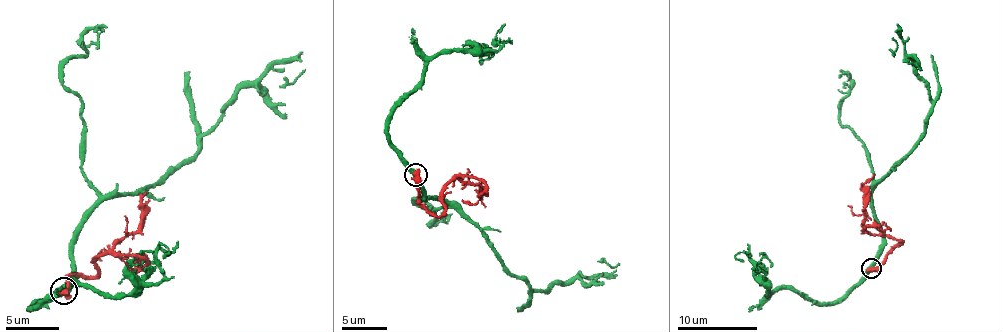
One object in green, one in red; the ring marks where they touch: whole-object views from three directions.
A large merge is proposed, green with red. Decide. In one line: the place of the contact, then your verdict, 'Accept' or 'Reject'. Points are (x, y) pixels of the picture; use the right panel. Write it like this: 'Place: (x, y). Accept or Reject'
Place: (871, 268). Reject

